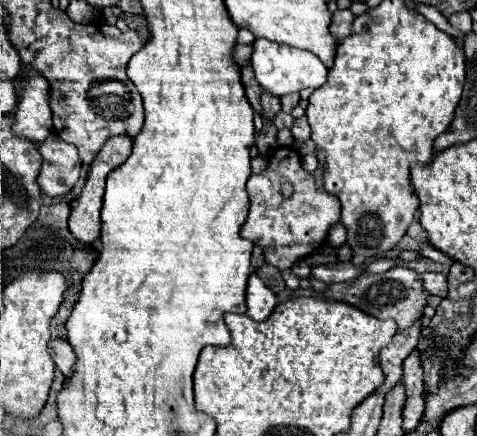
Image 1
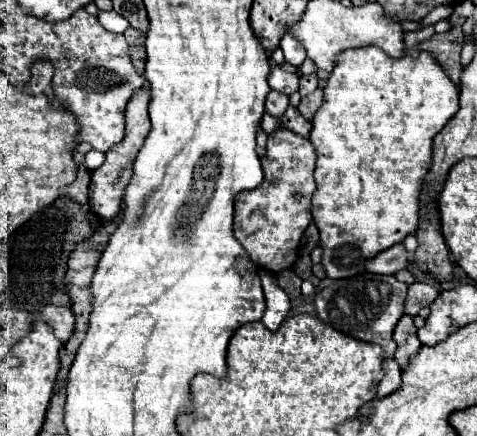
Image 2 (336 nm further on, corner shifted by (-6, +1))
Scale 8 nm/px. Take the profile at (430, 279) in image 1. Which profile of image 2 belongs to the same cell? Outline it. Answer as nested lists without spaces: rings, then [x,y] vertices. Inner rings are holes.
[[[414,282],[408,286],[408,298],[406,298],[406,314],[416,316],[420,312],[420,308],[430,306],[436,296],[438,296],[438,288],[430,286],[430,284],[422,284],[422,282]]]

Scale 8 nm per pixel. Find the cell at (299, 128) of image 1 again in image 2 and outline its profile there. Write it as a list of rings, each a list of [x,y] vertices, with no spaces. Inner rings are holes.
[[[316,90],[316,92],[312,92],[310,96],[302,98],[302,102],[300,102],[300,106],[298,106],[298,112],[300,112],[308,122],[310,122],[310,120],[314,118],[316,110],[322,106],[322,100],[324,100],[322,90]]]

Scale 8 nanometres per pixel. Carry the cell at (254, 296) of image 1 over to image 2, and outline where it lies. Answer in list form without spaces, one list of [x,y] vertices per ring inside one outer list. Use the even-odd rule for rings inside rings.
[[[258,270],[258,274],[260,274],[264,296],[266,296],[266,312],[262,316],[262,322],[266,328],[276,330],[282,324],[282,320],[288,316],[290,300],[286,292],[276,284],[274,274],[270,274],[268,270]]]

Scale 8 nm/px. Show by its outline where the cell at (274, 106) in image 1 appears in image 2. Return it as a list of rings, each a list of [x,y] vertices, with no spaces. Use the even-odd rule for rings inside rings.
[[[274,66],[270,76],[268,76],[268,84],[270,84],[272,90],[290,96],[290,94],[294,94],[298,90],[298,78],[300,76],[296,72],[284,72],[278,66]]]

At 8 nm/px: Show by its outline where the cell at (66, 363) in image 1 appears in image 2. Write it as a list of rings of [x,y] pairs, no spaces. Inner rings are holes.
[[[48,306],[40,310],[42,318],[52,326],[54,336],[66,344],[70,340],[70,336],[74,334],[74,312],[70,308],[56,308],[56,306]]]

